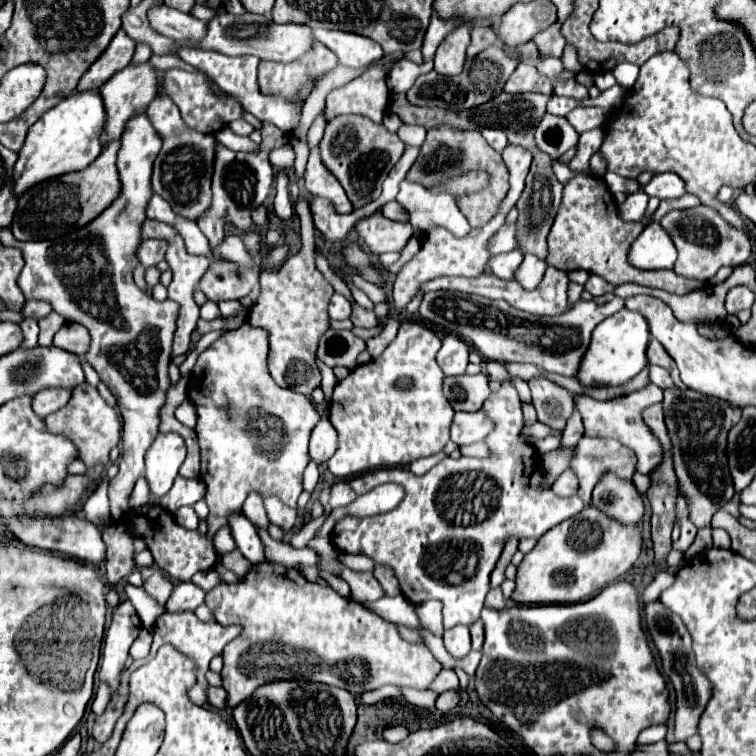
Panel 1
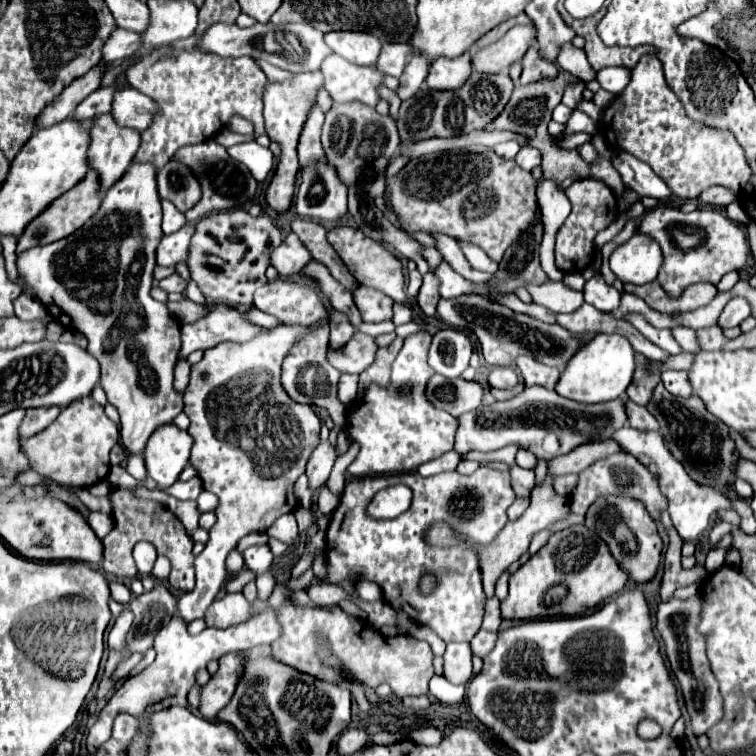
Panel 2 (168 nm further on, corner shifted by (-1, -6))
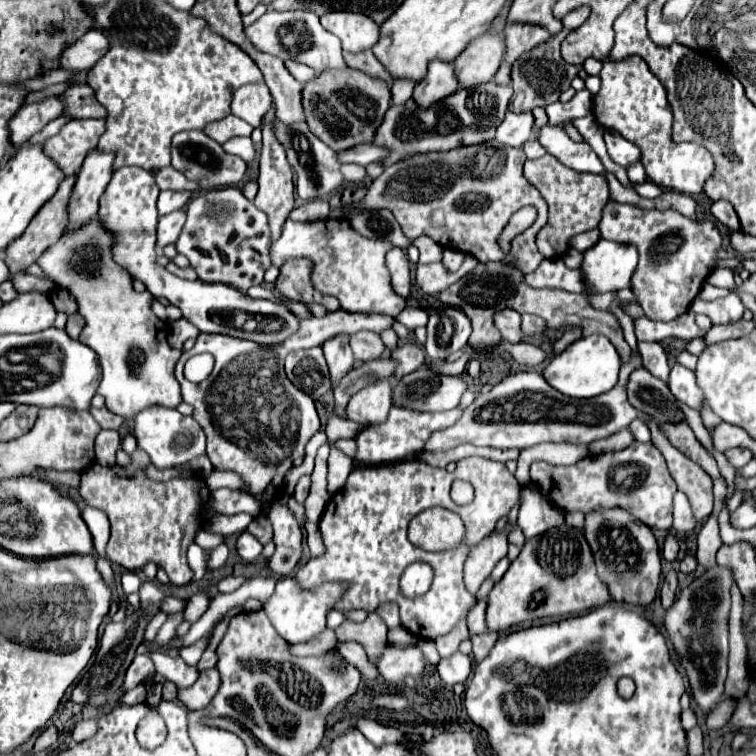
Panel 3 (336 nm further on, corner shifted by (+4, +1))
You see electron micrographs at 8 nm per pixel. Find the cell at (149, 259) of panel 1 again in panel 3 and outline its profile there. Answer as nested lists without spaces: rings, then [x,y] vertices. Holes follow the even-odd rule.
[[[175,211],[175,213],[169,213],[169,215],[159,219],[159,223],[157,223],[157,249],[159,249],[159,255],[163,253],[163,247],[173,245],[177,241],[179,233],[183,231],[183,225],[185,225],[185,211]]]

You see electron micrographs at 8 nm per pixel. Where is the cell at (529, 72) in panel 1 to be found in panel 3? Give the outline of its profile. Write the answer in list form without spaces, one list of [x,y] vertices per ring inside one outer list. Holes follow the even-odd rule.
[[[521,23],[507,25],[505,33],[507,33],[505,61],[509,65],[513,65],[521,57],[521,53],[531,51],[535,45],[541,45],[551,37],[547,29],[541,29],[537,25],[521,25]]]

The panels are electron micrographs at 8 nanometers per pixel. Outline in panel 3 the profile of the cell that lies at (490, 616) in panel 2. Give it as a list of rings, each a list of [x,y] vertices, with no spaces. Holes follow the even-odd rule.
[[[487,599],[477,601],[477,605],[471,609],[467,625],[469,625],[469,633],[485,633],[487,631],[487,621],[485,621],[485,609],[487,609]]]

